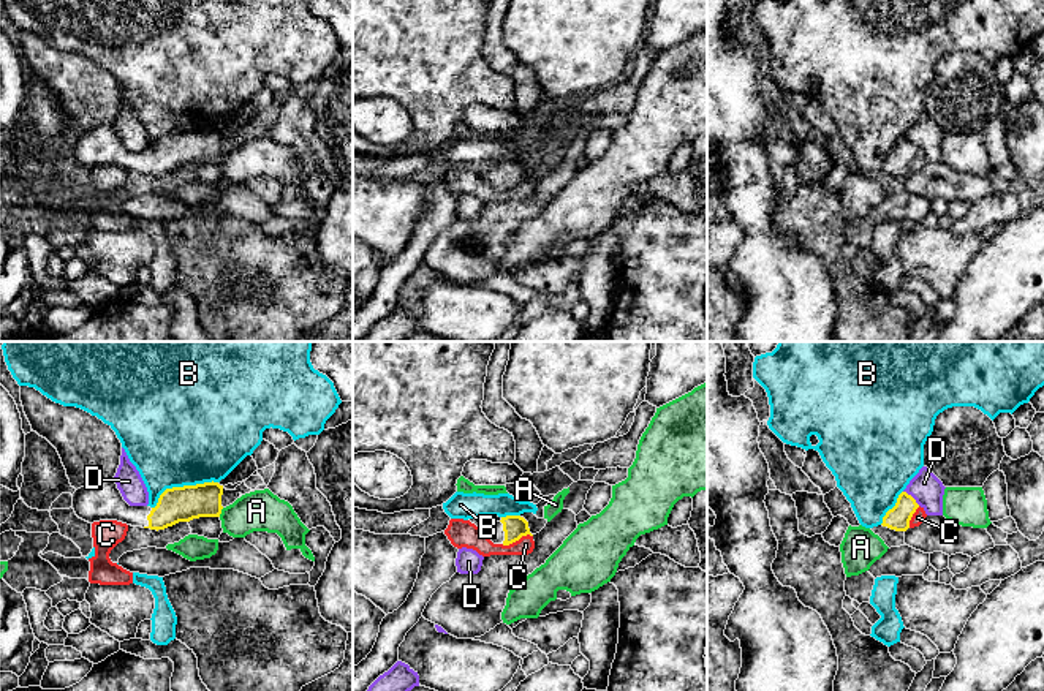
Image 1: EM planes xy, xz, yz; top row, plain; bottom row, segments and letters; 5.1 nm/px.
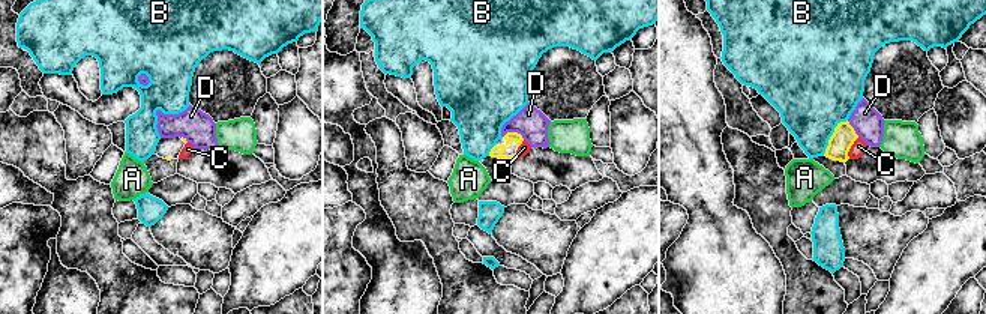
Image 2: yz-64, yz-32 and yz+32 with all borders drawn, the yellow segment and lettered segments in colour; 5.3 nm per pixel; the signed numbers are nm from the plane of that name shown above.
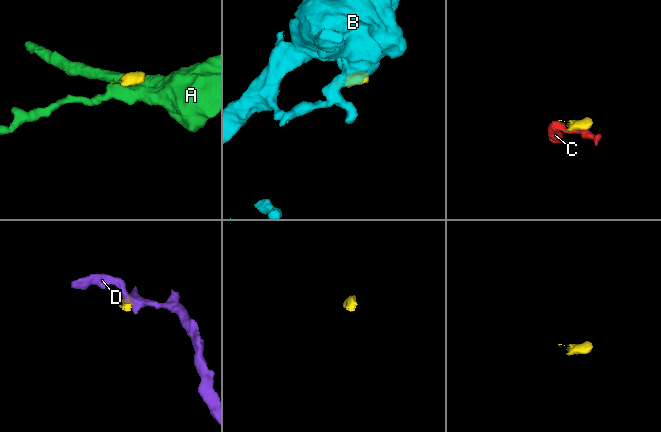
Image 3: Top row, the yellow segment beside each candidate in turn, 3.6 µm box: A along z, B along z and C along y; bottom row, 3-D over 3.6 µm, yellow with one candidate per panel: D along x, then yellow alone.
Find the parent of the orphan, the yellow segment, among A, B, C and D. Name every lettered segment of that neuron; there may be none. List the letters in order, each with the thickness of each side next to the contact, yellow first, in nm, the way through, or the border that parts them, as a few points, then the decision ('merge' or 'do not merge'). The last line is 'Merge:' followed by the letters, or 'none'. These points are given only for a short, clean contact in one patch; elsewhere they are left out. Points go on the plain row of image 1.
A: calibres 180 and 200 nm; border xy (223, 154), (219, 162); do not merge
B: calibres 180 and 500 nm; border xy (217, 127), (168, 133), (152, 154); do not merge
C: calibres 120 and 130 nm; border xz (532, 181), (522, 181), (508, 190), (502, 190); do not merge
D: calibres 120 and 160 nm; border yz (904, 136), (919, 151); do not merge
Merge: none

